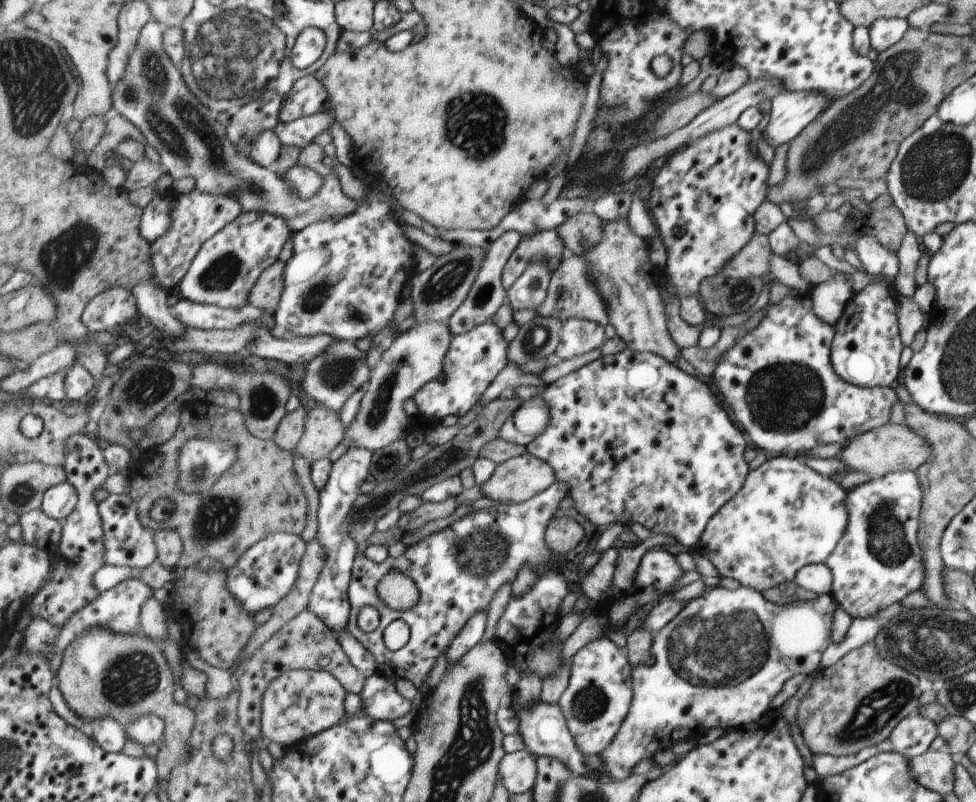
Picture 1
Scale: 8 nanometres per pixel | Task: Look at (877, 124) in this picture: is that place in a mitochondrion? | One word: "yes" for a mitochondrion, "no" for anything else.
yes

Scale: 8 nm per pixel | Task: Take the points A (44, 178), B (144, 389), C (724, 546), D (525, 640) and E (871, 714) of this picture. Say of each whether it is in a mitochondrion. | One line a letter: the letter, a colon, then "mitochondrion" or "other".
A: other
B: mitochondrion
C: other
D: other
E: mitochondrion

